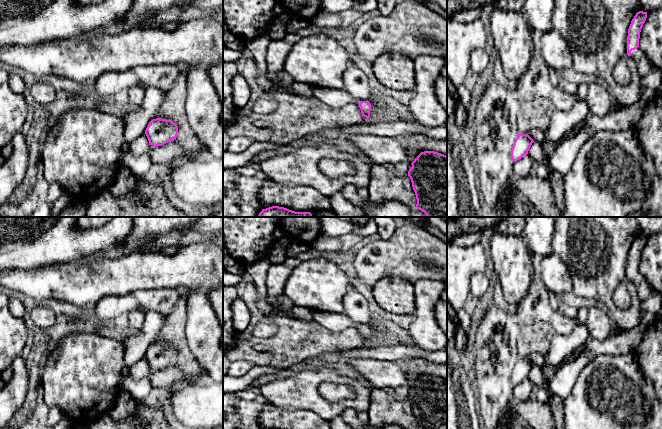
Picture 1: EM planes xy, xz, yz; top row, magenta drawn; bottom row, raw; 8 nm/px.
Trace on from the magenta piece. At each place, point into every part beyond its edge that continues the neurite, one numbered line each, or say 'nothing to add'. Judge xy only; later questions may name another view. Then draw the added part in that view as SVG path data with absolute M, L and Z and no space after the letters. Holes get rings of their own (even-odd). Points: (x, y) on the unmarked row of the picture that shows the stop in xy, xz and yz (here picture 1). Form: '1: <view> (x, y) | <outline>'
nothing to add

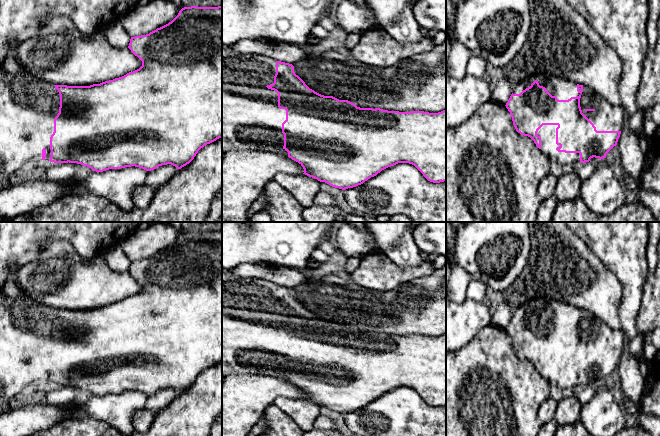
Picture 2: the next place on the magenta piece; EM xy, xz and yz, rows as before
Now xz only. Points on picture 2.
1: xz (251, 344) | M259 278L222 282L222 376L268 374L288 380L283 372L282 347L286 334L278 331L278 317L266 310L274 307L276 284Z

